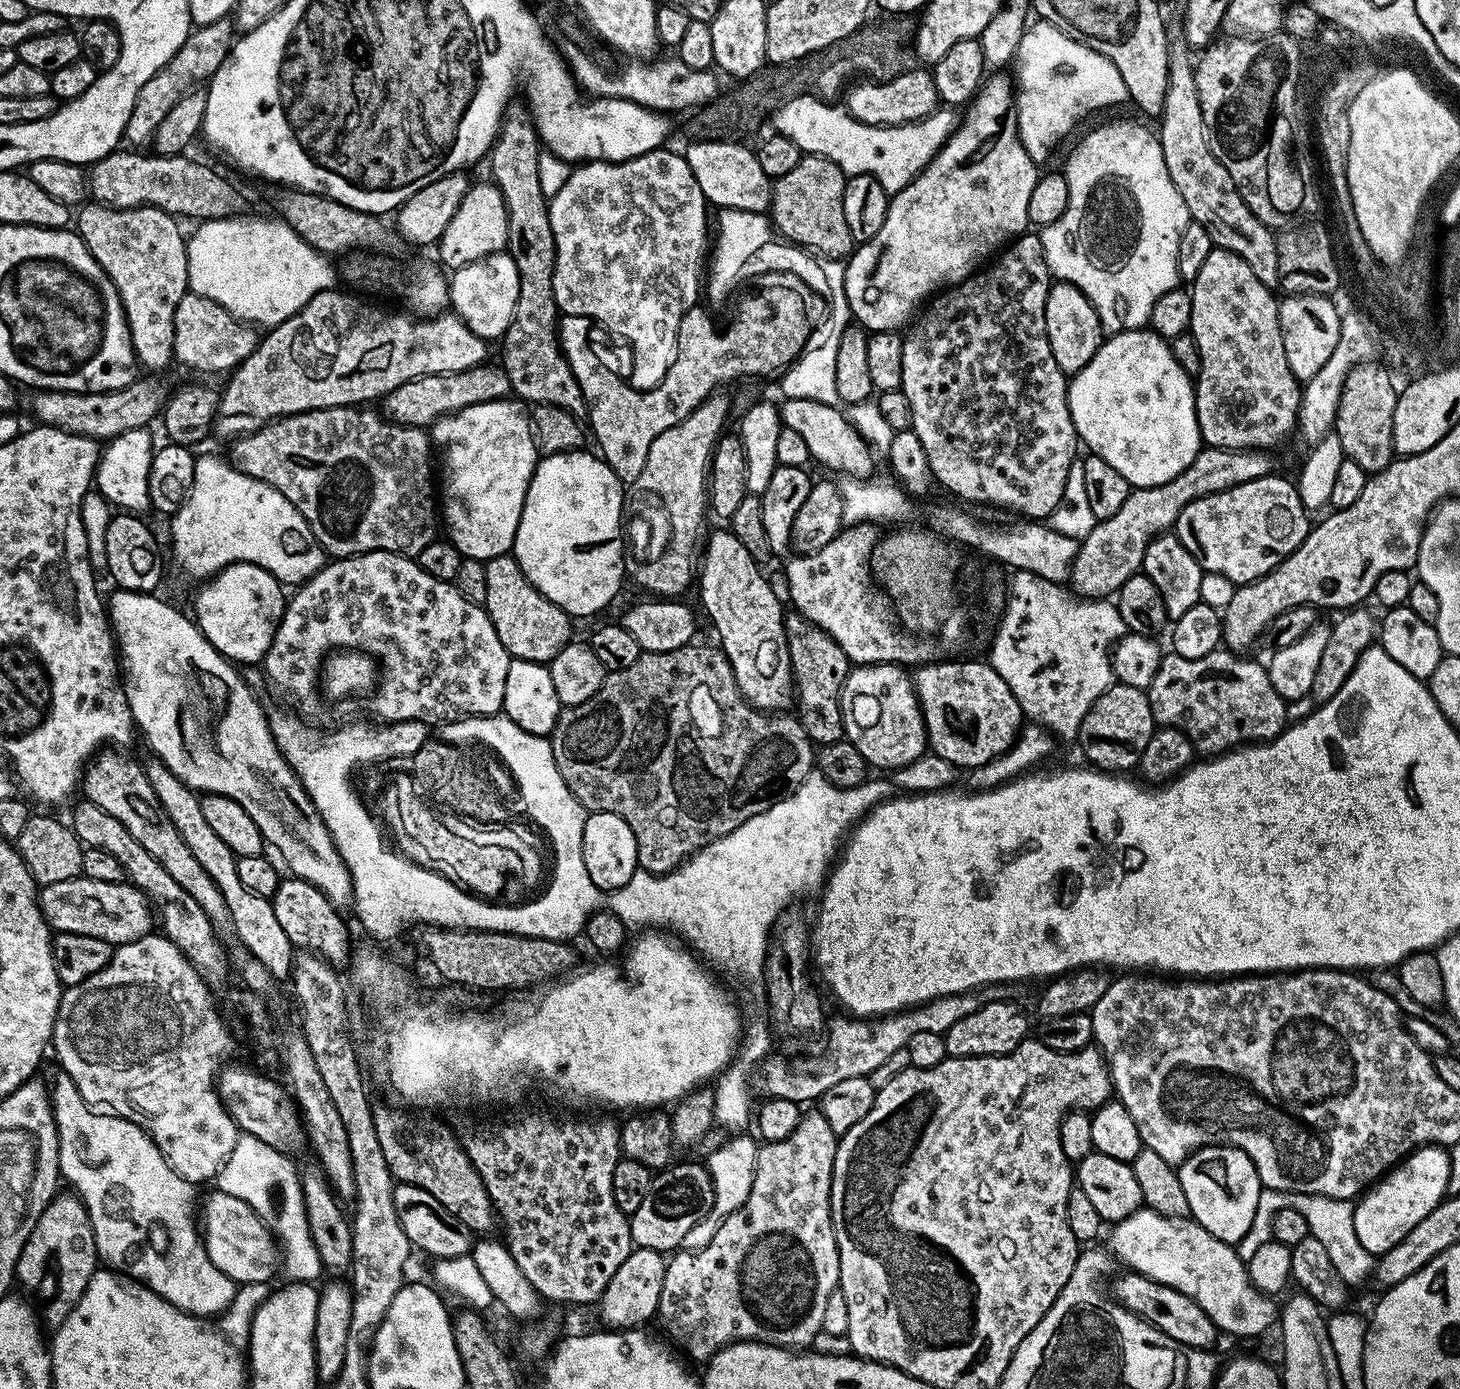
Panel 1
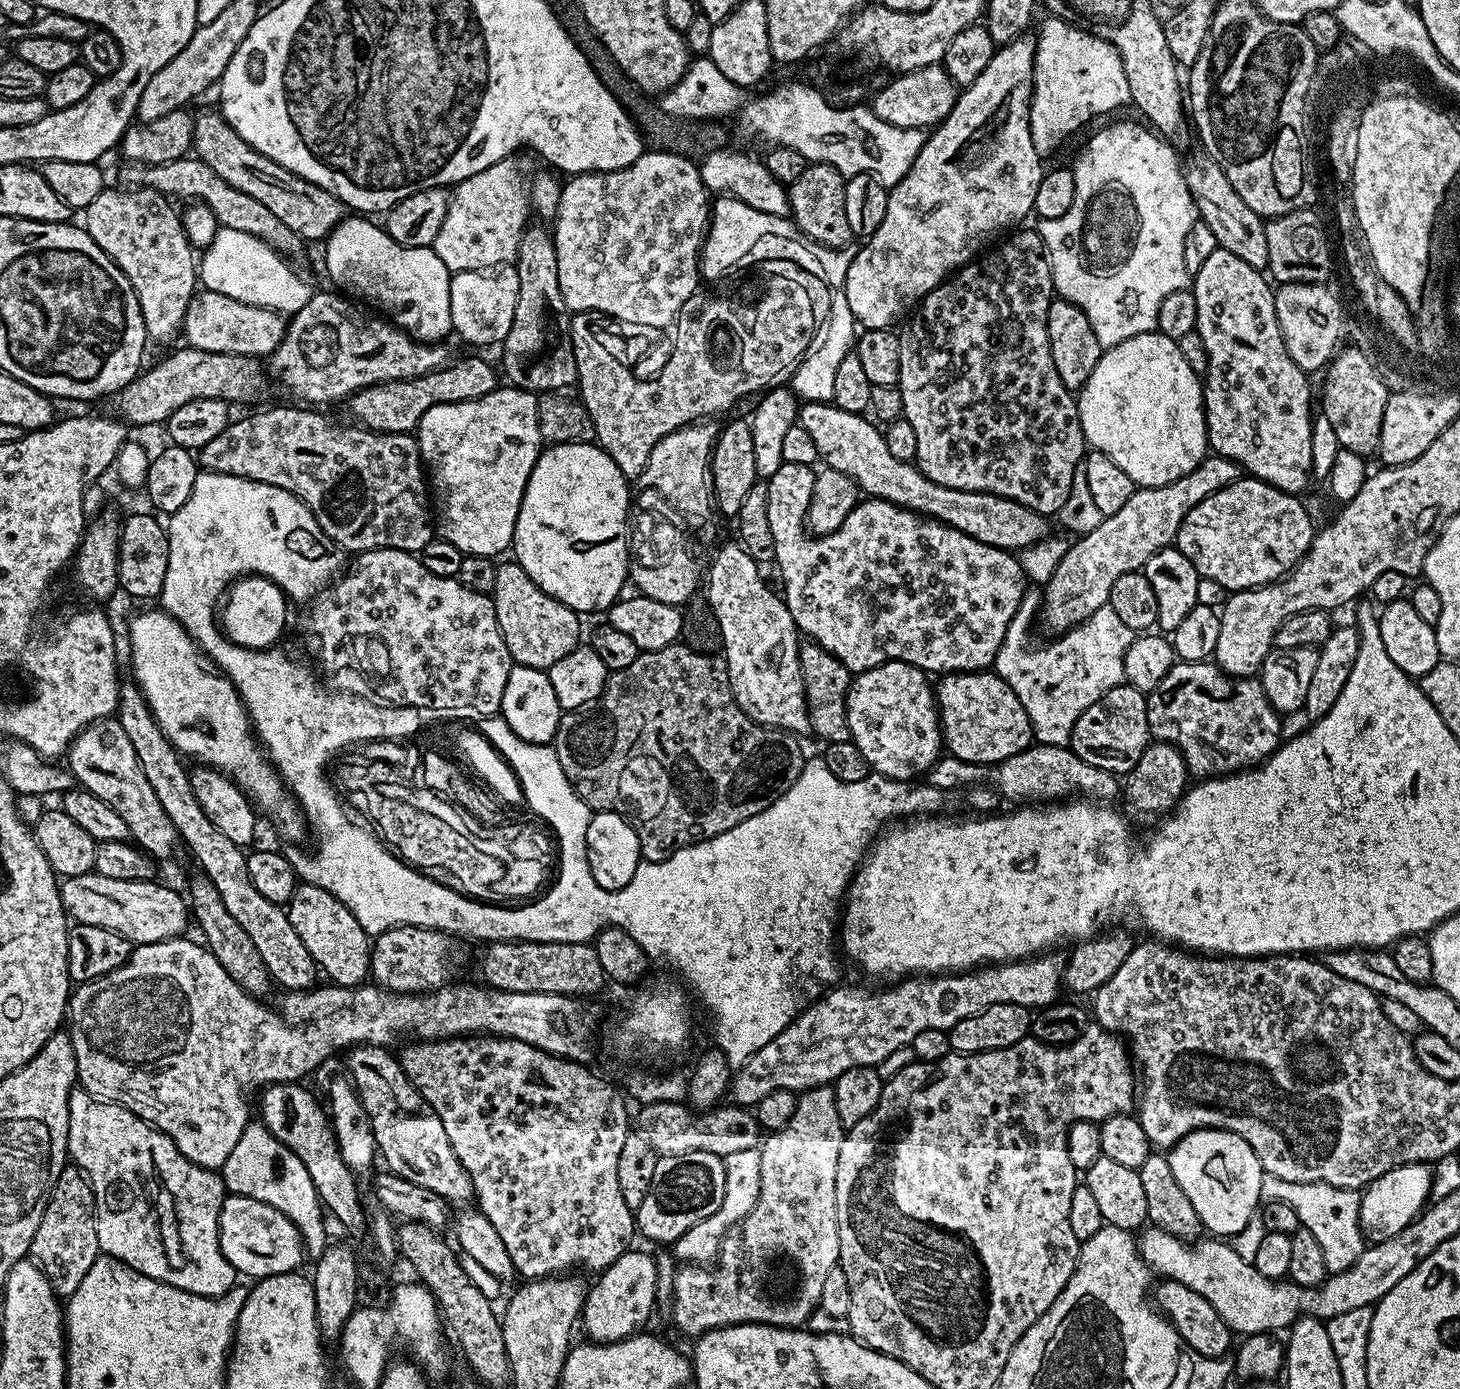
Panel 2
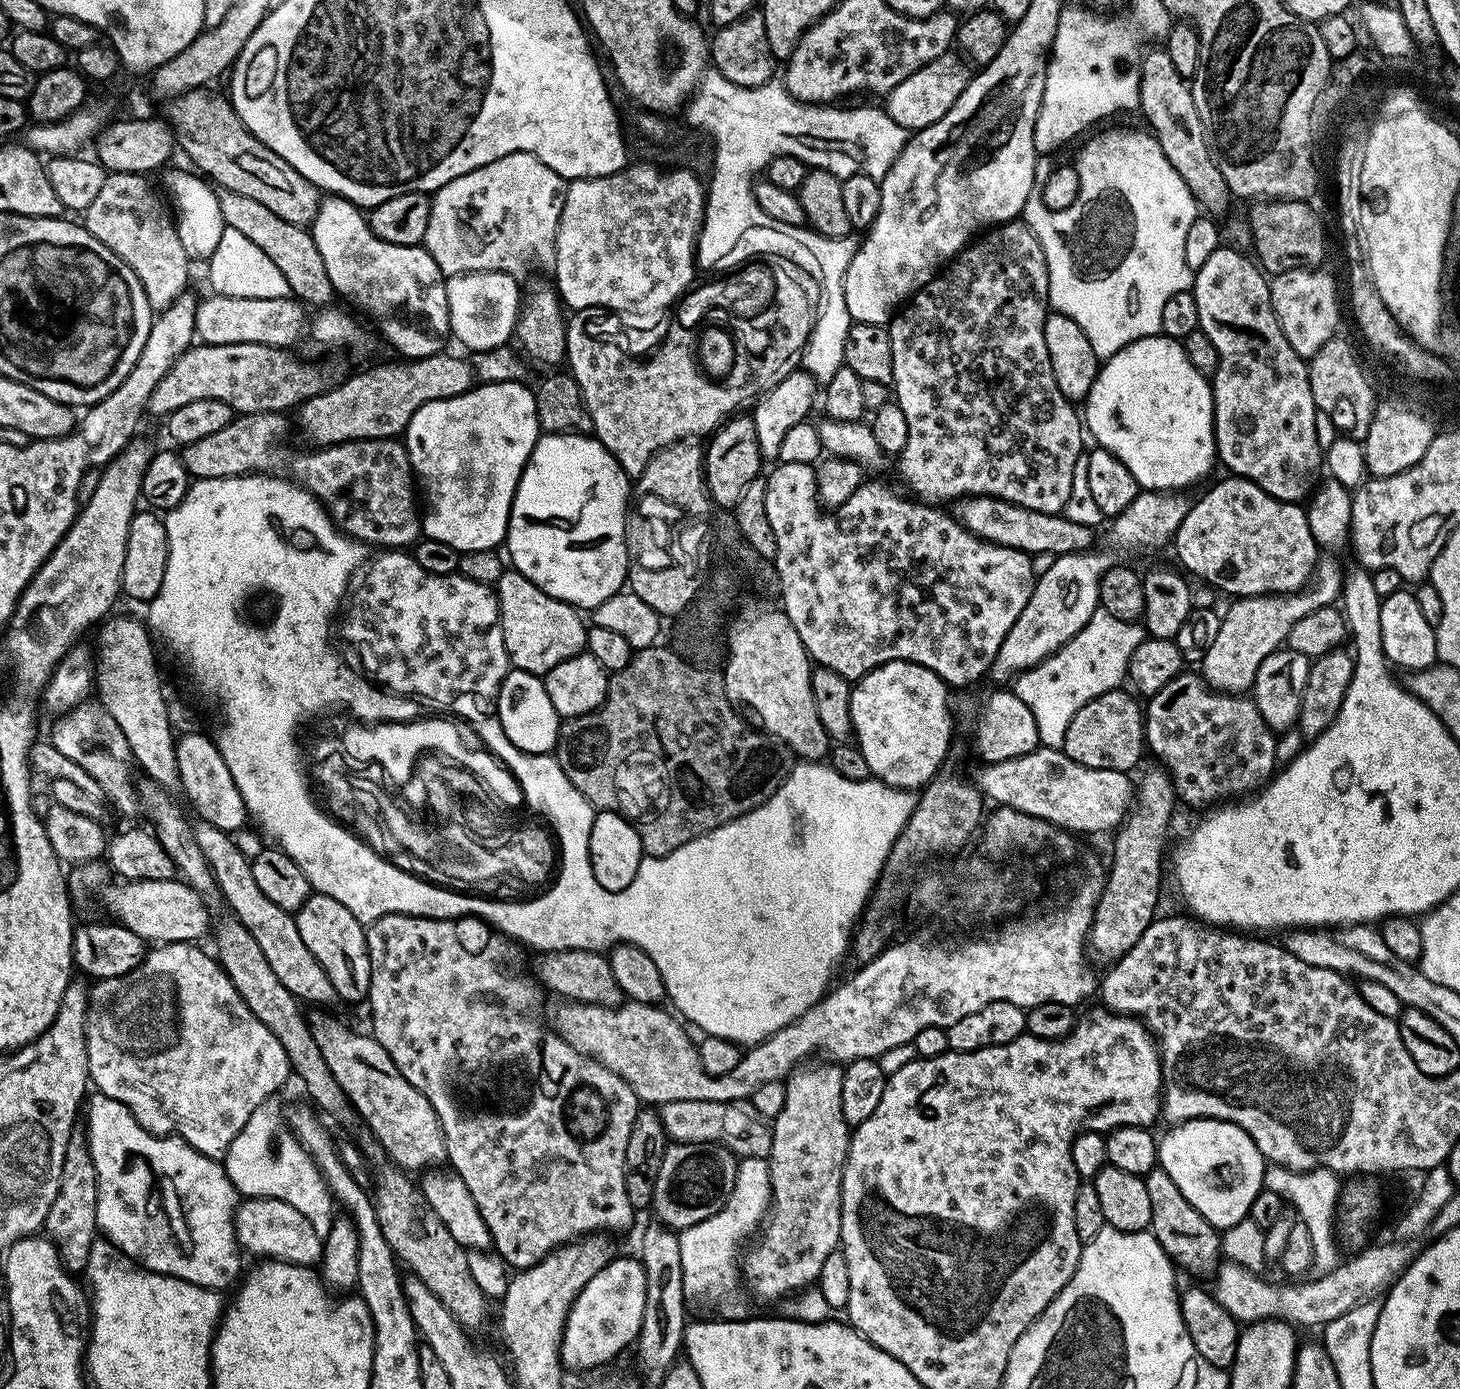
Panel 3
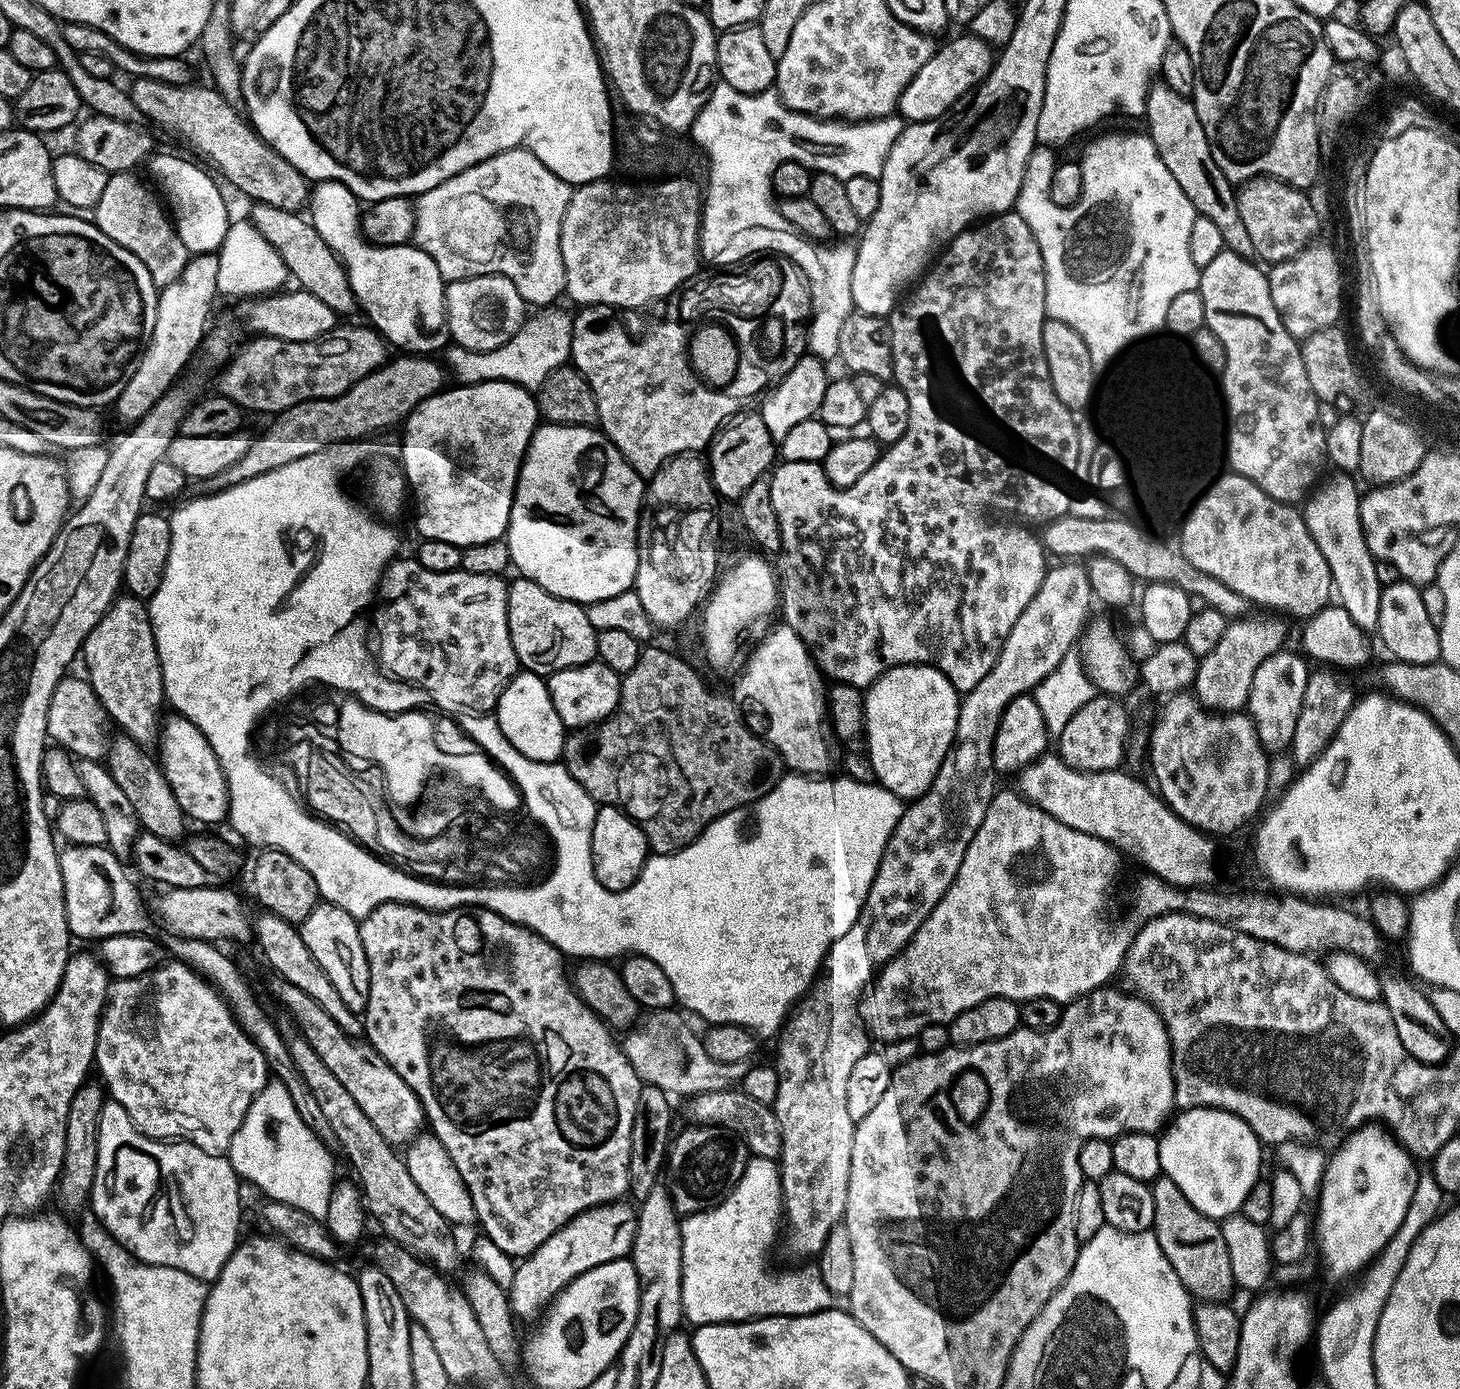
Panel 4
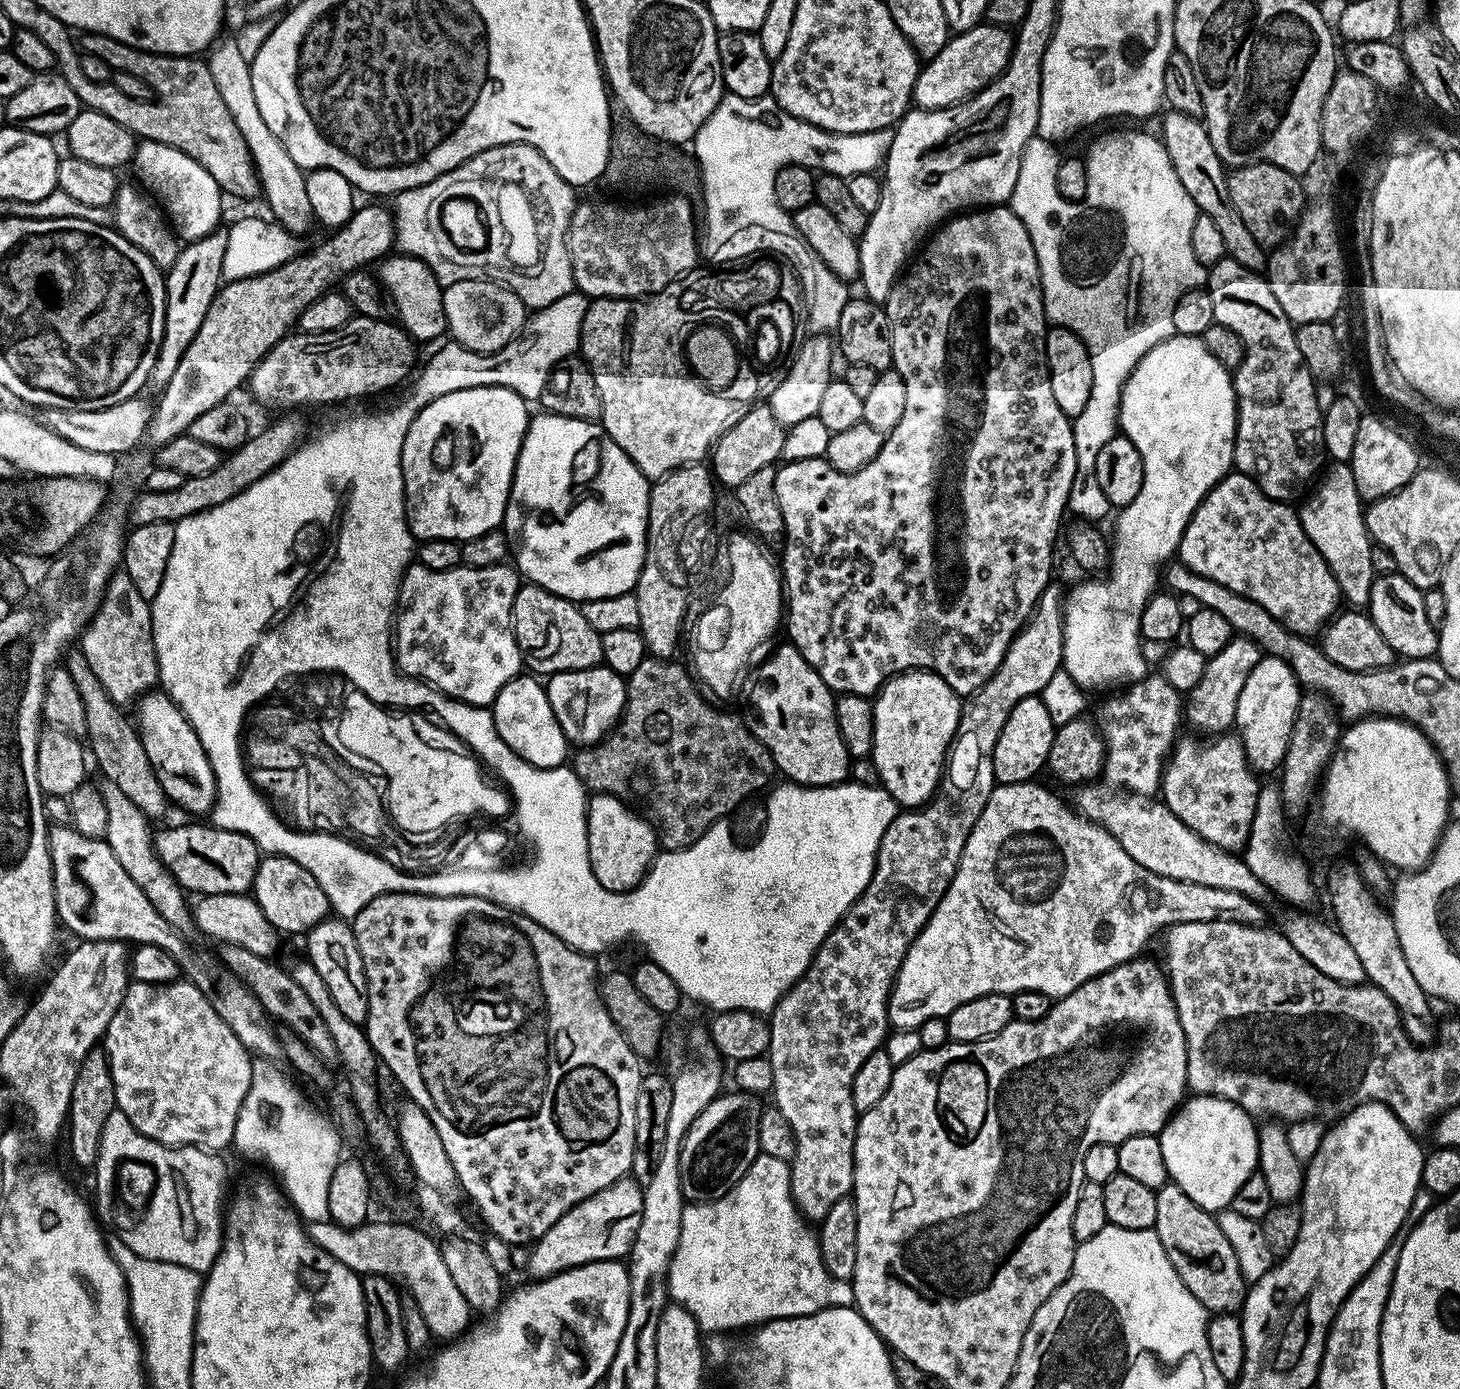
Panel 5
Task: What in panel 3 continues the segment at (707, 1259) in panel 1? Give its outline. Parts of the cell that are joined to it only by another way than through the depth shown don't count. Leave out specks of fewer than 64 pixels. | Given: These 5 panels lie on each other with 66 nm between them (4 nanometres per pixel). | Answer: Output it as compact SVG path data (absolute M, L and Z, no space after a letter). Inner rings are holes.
M820 1062L812 1066L800 1066L787 1077L786 1080L786 1103L782 1106L782 1114L778 1114L776 1119L771 1121L772 1145L768 1155L768 1173L770 1174L770 1186L772 1187L772 1202L770 1211L766 1217L766 1223L759 1233L760 1245L749 1243L742 1256L742 1280L748 1288L760 1300L780 1300L791 1297L797 1292L804 1291L805 1288L815 1285L819 1278L819 1272L825 1265L826 1258L840 1248L840 1207L842 1206L842 1174L844 1164L848 1160L848 1142L850 1139L850 1126L844 1121L842 1114L842 1078L843 1071L835 1063Z

